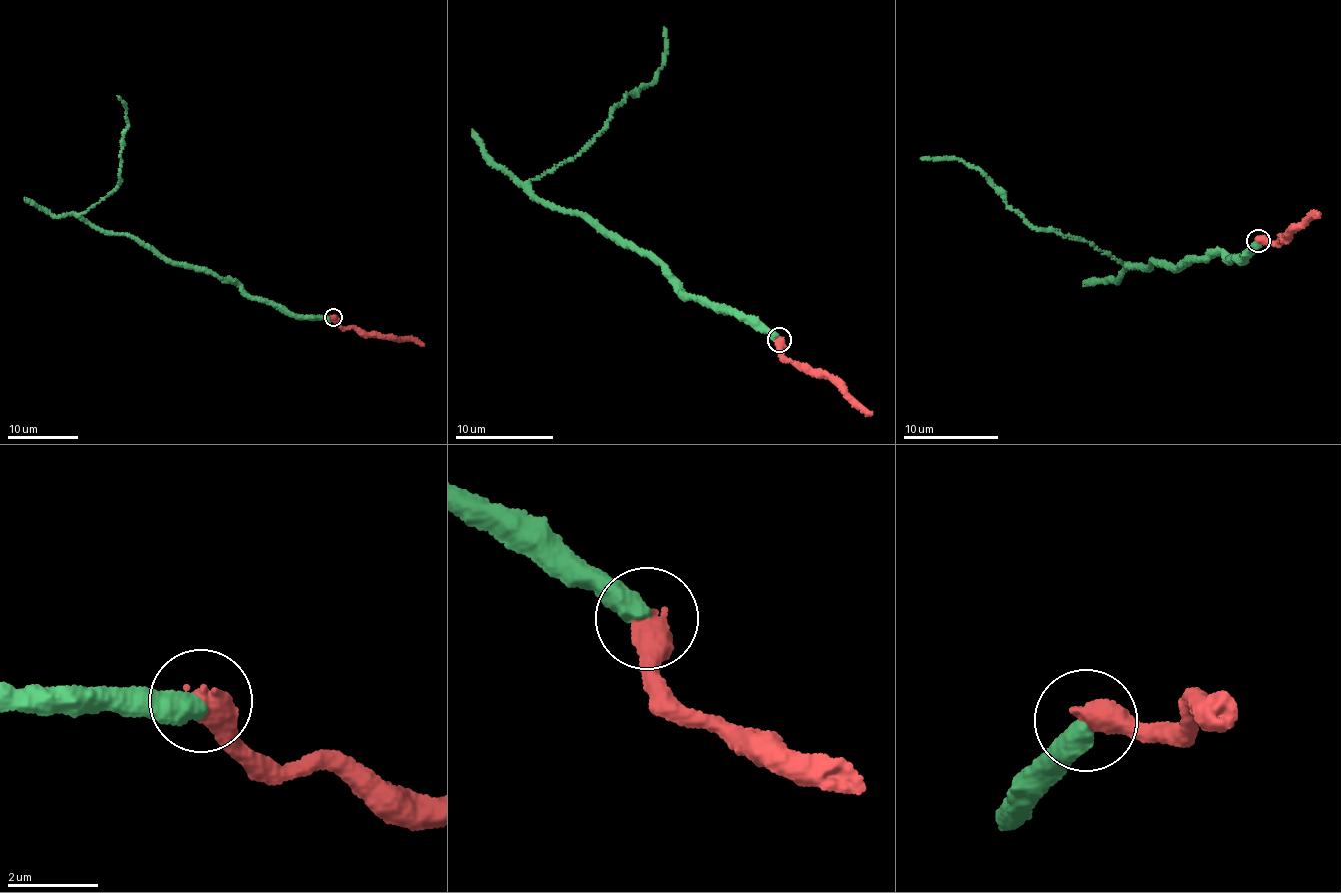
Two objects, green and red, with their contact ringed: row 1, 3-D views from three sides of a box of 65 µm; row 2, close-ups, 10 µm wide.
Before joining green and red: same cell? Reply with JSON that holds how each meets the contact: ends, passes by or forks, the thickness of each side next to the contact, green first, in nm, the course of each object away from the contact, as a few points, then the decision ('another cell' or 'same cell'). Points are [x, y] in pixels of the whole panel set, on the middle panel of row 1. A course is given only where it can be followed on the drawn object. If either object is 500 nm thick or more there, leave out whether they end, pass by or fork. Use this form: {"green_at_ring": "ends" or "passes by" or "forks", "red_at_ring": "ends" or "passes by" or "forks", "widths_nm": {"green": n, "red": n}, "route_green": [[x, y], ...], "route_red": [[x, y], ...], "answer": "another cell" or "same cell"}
{"widths_nm": {"green": 500, "red": 550}, "route_green": [[778, 340], [688, 299], [662, 266], [531, 190], [654, 80], [665, 62], [664, 27]], "route_red": [[778, 340], [783, 355], [822, 373], [871, 413]], "answer": "same cell"}

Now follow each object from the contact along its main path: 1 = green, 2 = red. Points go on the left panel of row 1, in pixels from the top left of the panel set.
1: (332, 317), (288, 315), (84, 218), (120, 180), (127, 108), (117, 95)
2: (332, 317), (342, 326), (420, 342), (424, 346)

